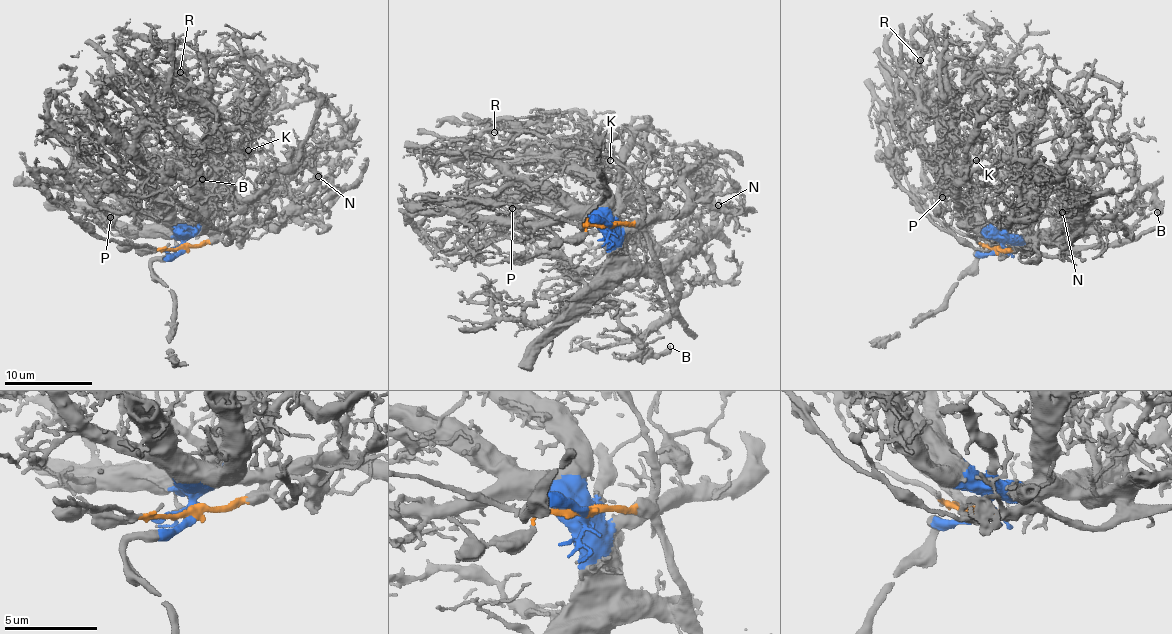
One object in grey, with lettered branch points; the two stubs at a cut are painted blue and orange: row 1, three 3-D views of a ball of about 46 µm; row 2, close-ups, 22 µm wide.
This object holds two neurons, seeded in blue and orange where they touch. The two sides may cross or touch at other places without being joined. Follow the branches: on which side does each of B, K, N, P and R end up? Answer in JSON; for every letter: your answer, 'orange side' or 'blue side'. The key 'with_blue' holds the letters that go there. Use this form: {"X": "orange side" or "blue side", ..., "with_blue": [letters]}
{"B": "blue side", "K": "blue side", "N": "blue side", "P": "blue side", "R": "blue side", "with_blue": ["B", "K", "N", "P", "R"]}

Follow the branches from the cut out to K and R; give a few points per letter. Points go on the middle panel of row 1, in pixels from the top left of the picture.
K: (609, 226), (604, 222), (599, 191), (561, 159), (579, 155), (586, 164), (605, 164), (611, 159)
R: (609, 226), (599, 191), (560, 158), (554, 138), (534, 123), (501, 124), (494, 132)

